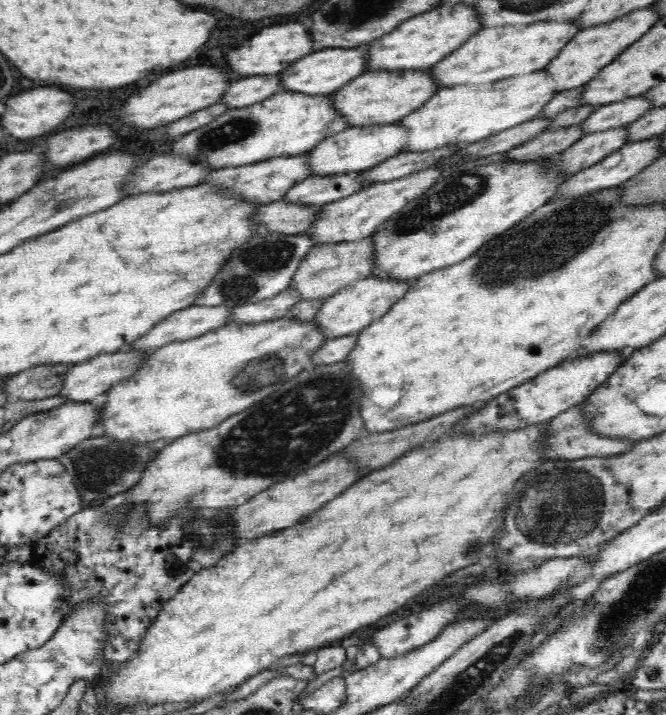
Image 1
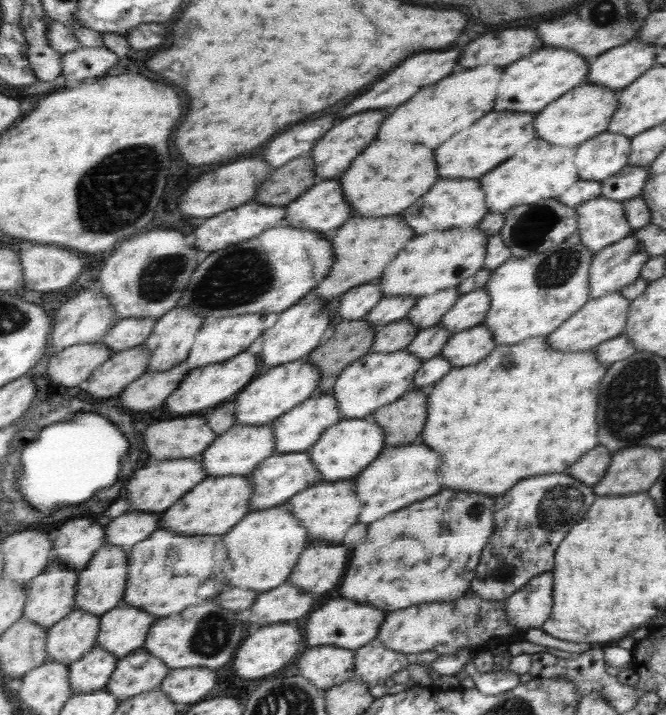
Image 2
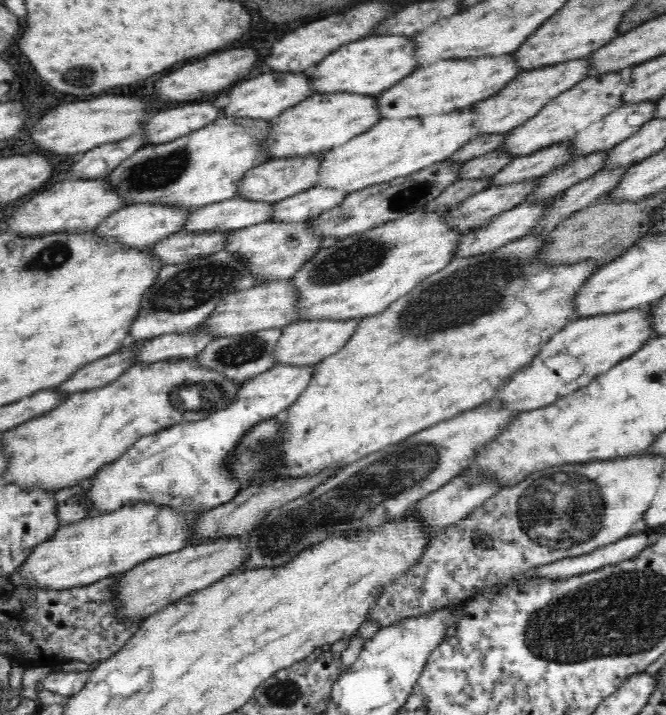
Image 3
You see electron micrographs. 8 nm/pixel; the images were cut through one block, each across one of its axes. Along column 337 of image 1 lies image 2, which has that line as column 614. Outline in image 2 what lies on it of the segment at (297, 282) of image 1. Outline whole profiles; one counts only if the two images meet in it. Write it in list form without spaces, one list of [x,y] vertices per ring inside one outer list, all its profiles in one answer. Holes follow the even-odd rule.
[[[634,234],[597,252],[589,269],[590,299],[619,292],[622,287],[632,284],[649,258]]]

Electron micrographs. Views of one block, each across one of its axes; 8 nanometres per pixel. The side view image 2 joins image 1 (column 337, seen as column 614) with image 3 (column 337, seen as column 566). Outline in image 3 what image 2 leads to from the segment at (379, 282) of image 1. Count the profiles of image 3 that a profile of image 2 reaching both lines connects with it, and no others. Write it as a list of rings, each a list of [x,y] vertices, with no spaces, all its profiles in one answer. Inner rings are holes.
[[[314,319],[314,320],[295,320],[281,328],[278,344],[274,348],[274,362],[281,365],[288,363],[292,367],[309,367],[317,365],[327,356],[342,350],[354,330],[357,328],[359,320],[332,320],[332,319]]]

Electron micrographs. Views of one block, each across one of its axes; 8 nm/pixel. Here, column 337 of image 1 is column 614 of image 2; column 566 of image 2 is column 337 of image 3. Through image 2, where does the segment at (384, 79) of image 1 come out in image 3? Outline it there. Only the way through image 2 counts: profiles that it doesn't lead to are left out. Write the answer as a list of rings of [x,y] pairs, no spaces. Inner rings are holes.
[[[337,92],[336,94],[312,94],[306,100],[296,103],[292,108],[287,108],[278,120],[274,120],[268,141],[270,158],[302,158],[308,155],[326,153],[332,147],[342,146],[352,138],[367,132],[373,128],[381,119],[378,107],[375,106],[376,97],[370,95],[356,95],[348,92]]]

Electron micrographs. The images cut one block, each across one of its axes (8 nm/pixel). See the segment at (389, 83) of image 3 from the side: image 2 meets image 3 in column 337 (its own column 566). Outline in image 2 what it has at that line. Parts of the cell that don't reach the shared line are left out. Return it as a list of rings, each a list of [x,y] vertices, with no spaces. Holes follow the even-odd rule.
[[[562,48],[538,50],[534,56],[526,56],[526,60],[518,60],[518,64],[512,64],[504,70],[494,111],[525,111],[535,114],[554,100],[560,99],[566,92],[586,82],[587,78],[588,64],[577,53]]]

